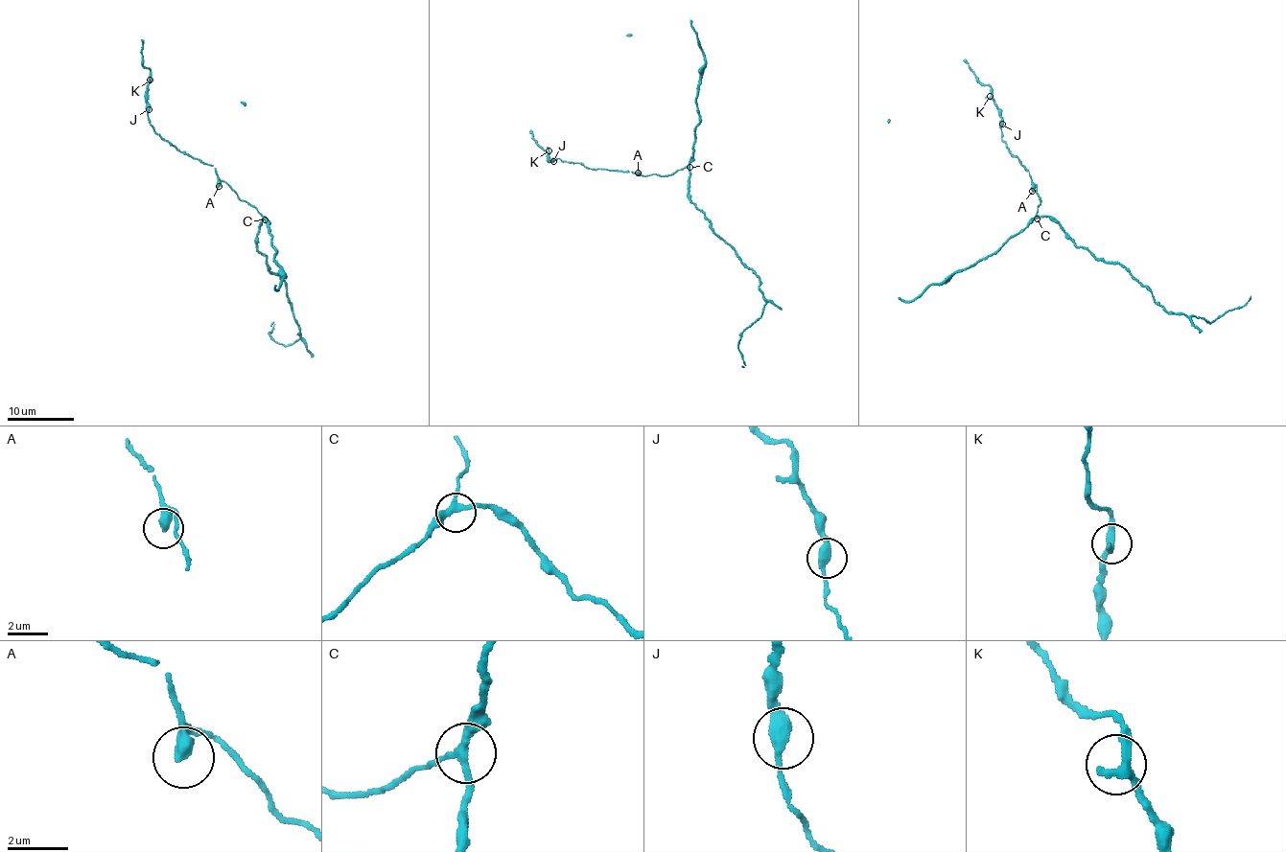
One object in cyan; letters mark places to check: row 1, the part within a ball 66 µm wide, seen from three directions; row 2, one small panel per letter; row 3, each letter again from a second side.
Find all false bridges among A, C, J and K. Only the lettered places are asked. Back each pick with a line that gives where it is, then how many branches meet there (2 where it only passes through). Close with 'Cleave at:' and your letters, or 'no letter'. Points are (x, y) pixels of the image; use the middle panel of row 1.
Cleave at: no letter

